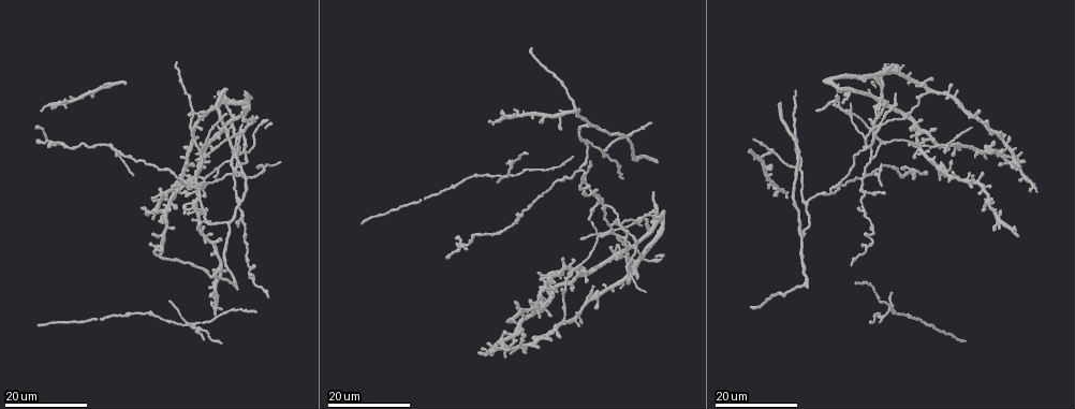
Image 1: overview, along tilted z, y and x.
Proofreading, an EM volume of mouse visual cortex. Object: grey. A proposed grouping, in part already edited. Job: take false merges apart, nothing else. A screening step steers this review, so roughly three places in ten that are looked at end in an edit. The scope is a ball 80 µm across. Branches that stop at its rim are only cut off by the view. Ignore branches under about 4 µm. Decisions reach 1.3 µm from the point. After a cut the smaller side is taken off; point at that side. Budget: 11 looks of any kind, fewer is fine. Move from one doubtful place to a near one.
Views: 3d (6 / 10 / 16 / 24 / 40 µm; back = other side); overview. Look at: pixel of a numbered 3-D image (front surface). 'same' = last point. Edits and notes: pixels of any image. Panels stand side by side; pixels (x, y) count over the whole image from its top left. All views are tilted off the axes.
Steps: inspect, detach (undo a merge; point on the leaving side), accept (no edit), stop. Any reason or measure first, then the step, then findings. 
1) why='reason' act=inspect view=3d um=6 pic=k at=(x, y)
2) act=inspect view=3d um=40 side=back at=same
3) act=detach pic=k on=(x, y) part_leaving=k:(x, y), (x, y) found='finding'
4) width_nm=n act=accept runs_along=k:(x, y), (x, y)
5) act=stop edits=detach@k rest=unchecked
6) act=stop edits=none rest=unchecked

why='two arms at a narrow angle' act=inspect view=3d um=24 pic=1 at=(611, 225)

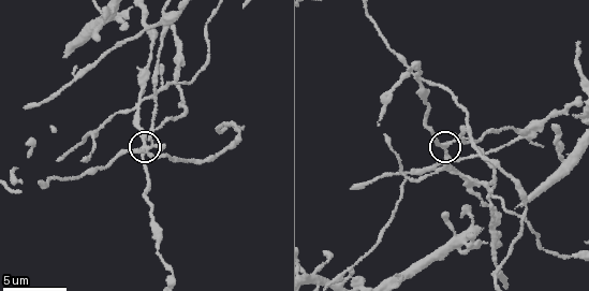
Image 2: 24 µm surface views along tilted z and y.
why='zoom in' act=inspect view=3d um=6 pic=2 at=(446, 146)

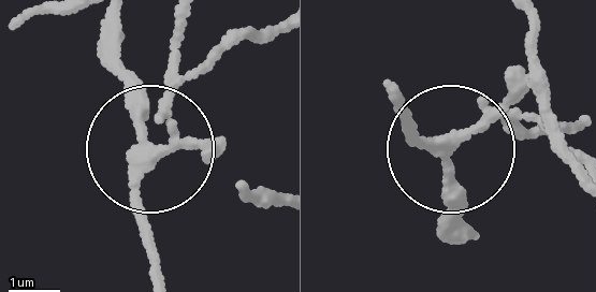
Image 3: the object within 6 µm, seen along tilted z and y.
act=inspect view=3d um=6 side=back pic=3 at=(453, 140)

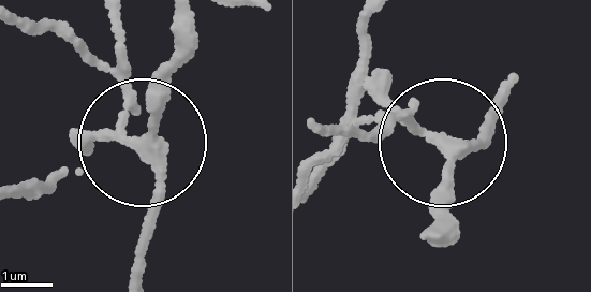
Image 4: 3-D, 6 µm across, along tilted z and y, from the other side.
side_arm_um=81 act=detach pic=4 on=(91, 64) part_leaving=4:(117, 129), (121, 15) found='a second cell is stuck on'

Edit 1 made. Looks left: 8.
why='branch point' act=inspect view=3d um=6 pic=2 at=(467, 176)

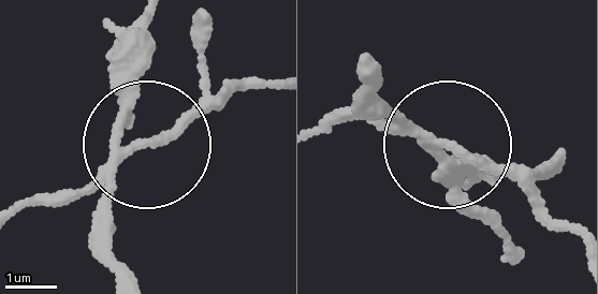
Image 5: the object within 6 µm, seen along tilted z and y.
width_nm=170 act=detach pic=5 on=(43, 202) found='two cells meet here'

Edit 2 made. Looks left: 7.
why='sudden change in width' act=inspect view=3d um=16 pic=1 at=(581, 164)

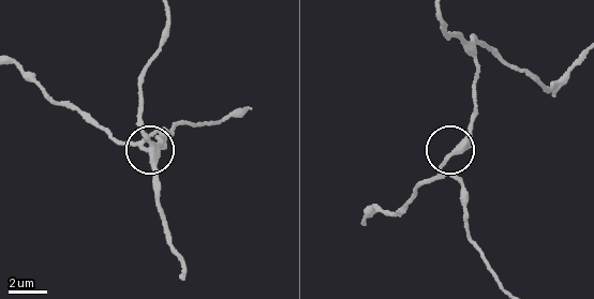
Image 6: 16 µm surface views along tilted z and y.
act=inspect view=3d um=6 pic=6 at=(448, 156)

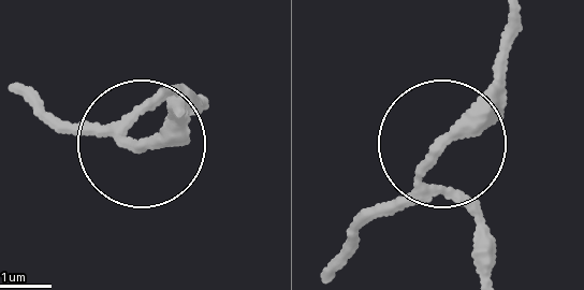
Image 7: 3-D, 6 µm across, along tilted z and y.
act=accept found='all the same cell'

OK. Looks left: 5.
why='branch point' act=inspect view=3d um=16 pic=1 at=(605, 148)

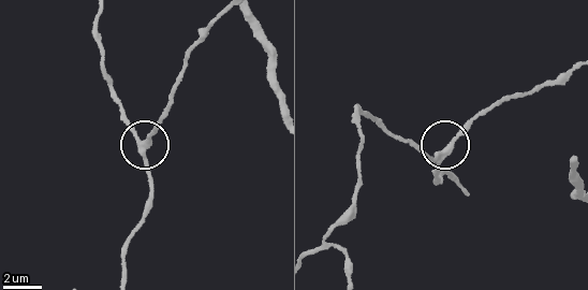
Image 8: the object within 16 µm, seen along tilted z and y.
why='closer look' act=inspect view=3d um=10 pic=8 at=(446, 151)

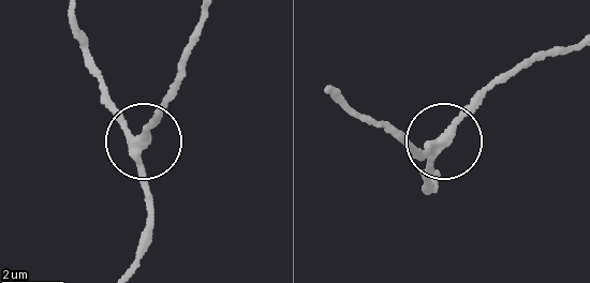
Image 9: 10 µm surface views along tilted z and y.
act=accept runs_along=9:(127, 271), (147, 237), (144, 139), (171, 101) found='one cell here'

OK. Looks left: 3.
why='side arm on a straight run' act=inspect view=3d um=16 pic=1 at=(862, 208)

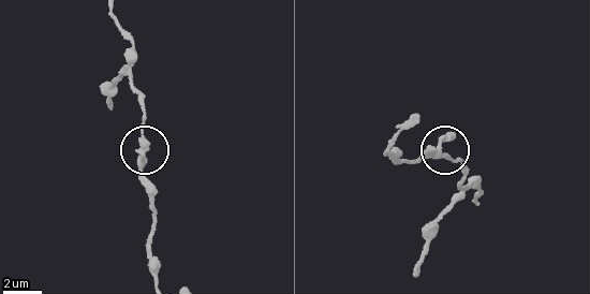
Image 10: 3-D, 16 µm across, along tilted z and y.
act=inspect view=3d um=6 pic=10 at=(444, 154)

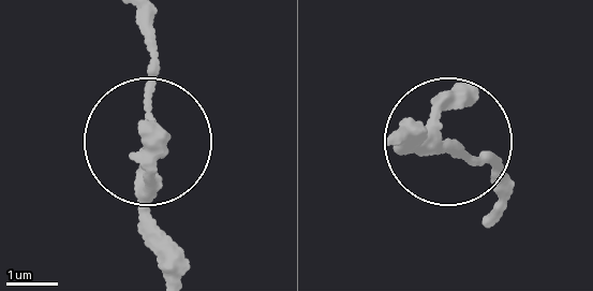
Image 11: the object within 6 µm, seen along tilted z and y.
act=inspect view=3d um=6 side=back pic=11 at=(444, 148)

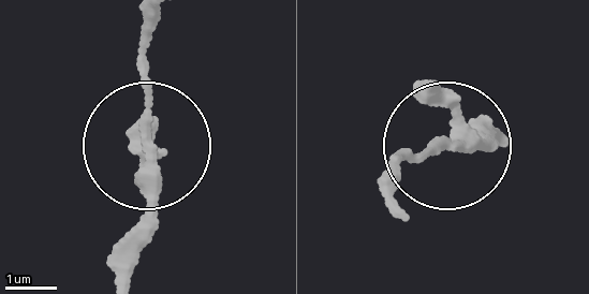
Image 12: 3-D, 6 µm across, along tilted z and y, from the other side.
act=accept runs_along=12:(156, 16), (144, 48), (152, 219), (133, 270) found='continuous, no second cell'

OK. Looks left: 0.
act=stop edits=detach@4,detach@5 rest=unchecked

